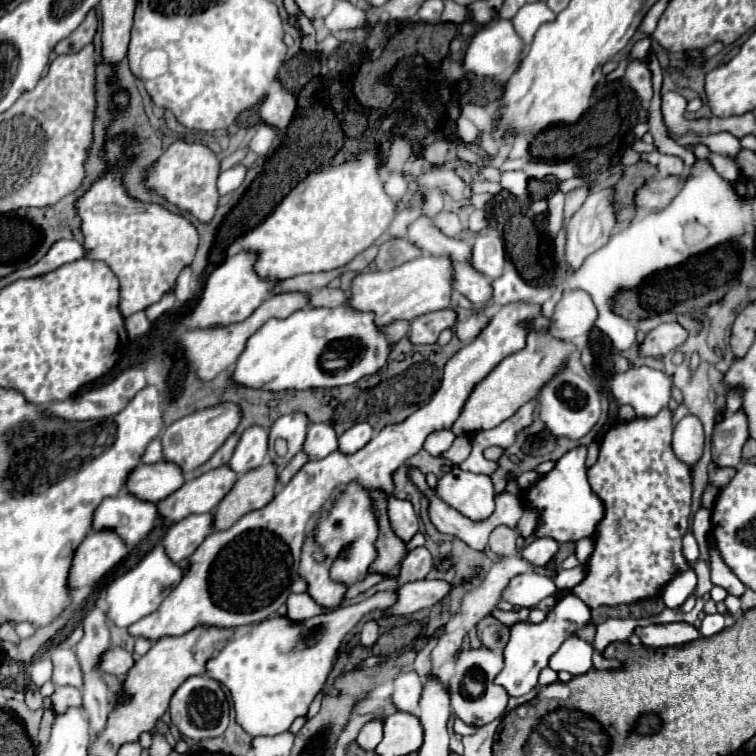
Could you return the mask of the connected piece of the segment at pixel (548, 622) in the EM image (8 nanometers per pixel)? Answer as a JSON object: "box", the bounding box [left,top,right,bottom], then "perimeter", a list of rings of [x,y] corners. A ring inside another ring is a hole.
{"box":[496,593,592,697],"perimeter":[[[568,593],[560,597],[558,605],[546,615],[544,621],[540,623],[530,623],[530,621],[520,621],[510,627],[510,641],[504,647],[504,669],[498,673],[496,683],[502,685],[508,695],[520,697],[530,693],[538,685],[538,675],[544,667],[548,667],[550,657],[558,651],[558,647],[572,637],[578,629],[586,627],[592,621],[592,609],[580,601],[574,593]]]}

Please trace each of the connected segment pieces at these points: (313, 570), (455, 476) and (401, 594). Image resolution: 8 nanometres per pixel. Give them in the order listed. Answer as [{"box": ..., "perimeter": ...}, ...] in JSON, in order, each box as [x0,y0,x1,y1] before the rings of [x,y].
[{"box":[300,533,346,607],"perimeter":[[[310,533],[310,539],[306,539],[304,549],[302,549],[302,561],[300,561],[300,577],[304,577],[308,581],[308,595],[324,607],[334,607],[342,603],[342,595],[346,591],[346,585],[342,583],[334,583],[330,579],[330,559],[318,563],[312,559],[314,549],[318,549],[318,545],[314,543],[314,533]]]},{"box":[436,467,496,521],"perimeter":[[[452,467],[452,471],[442,475],[438,481],[436,493],[452,509],[472,521],[484,521],[494,511],[496,491],[492,479],[482,473],[470,473],[462,471],[460,467]]]},{"box":[388,579,452,615],"perimeter":[[[420,579],[414,583],[404,583],[398,587],[398,601],[388,609],[388,615],[412,615],[420,609],[428,609],[440,603],[452,585],[442,579]]]}]

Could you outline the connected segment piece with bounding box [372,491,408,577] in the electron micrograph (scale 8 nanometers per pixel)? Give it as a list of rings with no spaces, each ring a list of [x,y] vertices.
[[[372,491],[374,505],[378,509],[378,521],[380,521],[380,539],[376,543],[378,547],[378,559],[372,565],[372,571],[382,573],[386,577],[398,575],[400,563],[406,557],[406,543],[396,537],[396,533],[390,527],[388,513],[386,513],[386,497],[380,491]]]

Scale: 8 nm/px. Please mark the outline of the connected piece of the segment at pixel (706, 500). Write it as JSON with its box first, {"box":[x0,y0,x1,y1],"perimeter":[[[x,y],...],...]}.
{"box":[702,483,718,509],"perimeter":[[[708,483],[706,489],[704,489],[704,493],[702,493],[702,507],[712,509],[712,507],[714,507],[714,499],[716,499],[716,495],[718,495],[718,487],[712,485],[712,483]]]}

